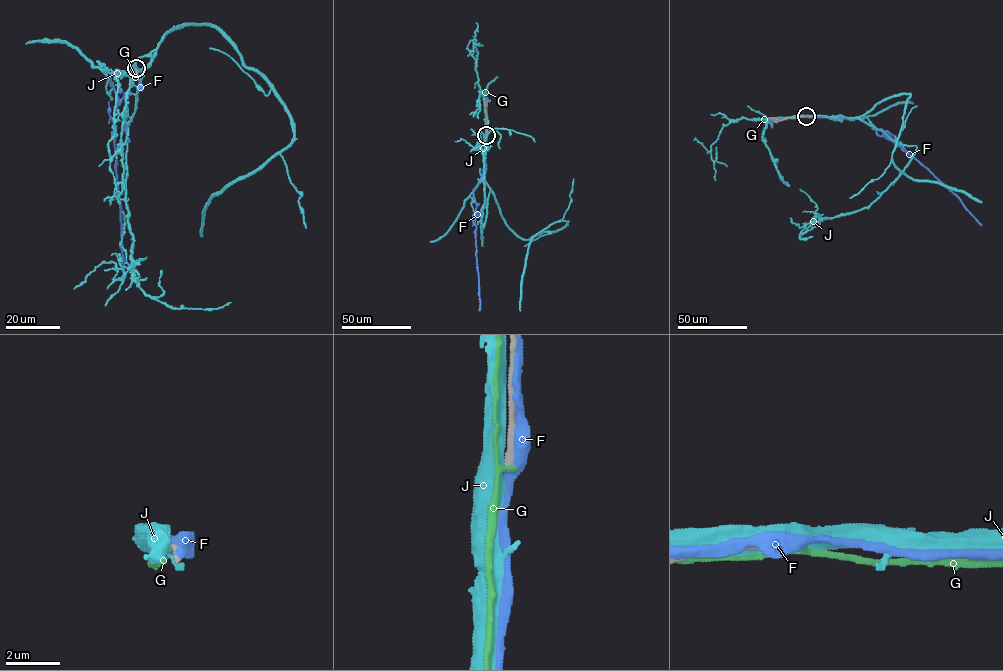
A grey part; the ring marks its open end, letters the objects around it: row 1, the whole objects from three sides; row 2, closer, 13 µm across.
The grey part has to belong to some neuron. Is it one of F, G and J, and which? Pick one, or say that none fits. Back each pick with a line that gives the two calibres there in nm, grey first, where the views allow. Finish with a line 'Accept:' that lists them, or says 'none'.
Accept: none

